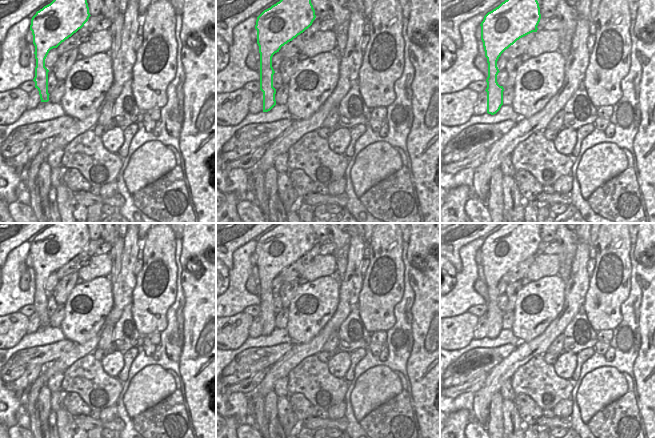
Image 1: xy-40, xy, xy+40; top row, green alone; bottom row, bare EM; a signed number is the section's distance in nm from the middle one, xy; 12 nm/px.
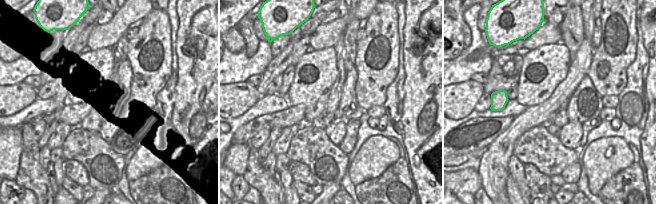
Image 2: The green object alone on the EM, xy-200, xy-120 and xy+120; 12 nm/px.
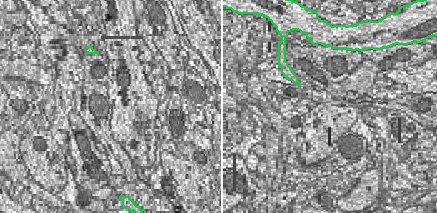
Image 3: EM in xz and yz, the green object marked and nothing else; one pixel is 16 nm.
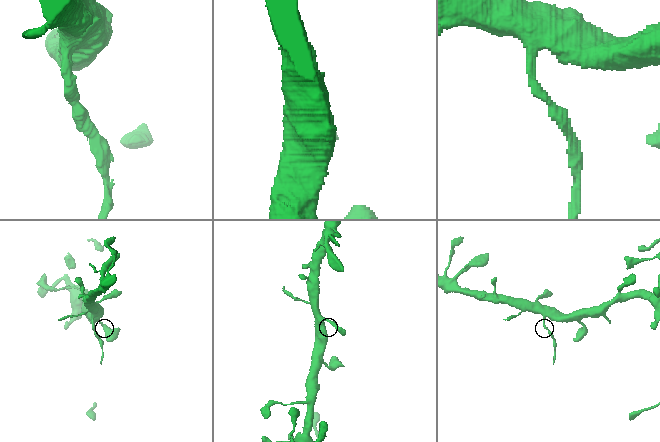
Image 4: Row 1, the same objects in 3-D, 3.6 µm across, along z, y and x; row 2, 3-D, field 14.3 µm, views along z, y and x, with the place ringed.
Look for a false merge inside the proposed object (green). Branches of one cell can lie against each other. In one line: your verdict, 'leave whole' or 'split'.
split

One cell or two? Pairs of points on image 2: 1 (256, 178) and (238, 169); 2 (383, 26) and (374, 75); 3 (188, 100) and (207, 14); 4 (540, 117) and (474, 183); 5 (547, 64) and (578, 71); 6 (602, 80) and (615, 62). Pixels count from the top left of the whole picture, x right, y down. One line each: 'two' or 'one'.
1: two
2: one
3: one
4: two
5: two
6: one

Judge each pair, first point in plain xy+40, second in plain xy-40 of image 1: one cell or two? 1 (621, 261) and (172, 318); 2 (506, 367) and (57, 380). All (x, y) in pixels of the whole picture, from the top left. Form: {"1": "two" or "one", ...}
{"1": "two", "2": "two"}

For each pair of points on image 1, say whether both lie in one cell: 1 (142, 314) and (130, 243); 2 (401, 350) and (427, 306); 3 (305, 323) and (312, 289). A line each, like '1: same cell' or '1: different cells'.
1: different cells
2: different cells
3: same cell

